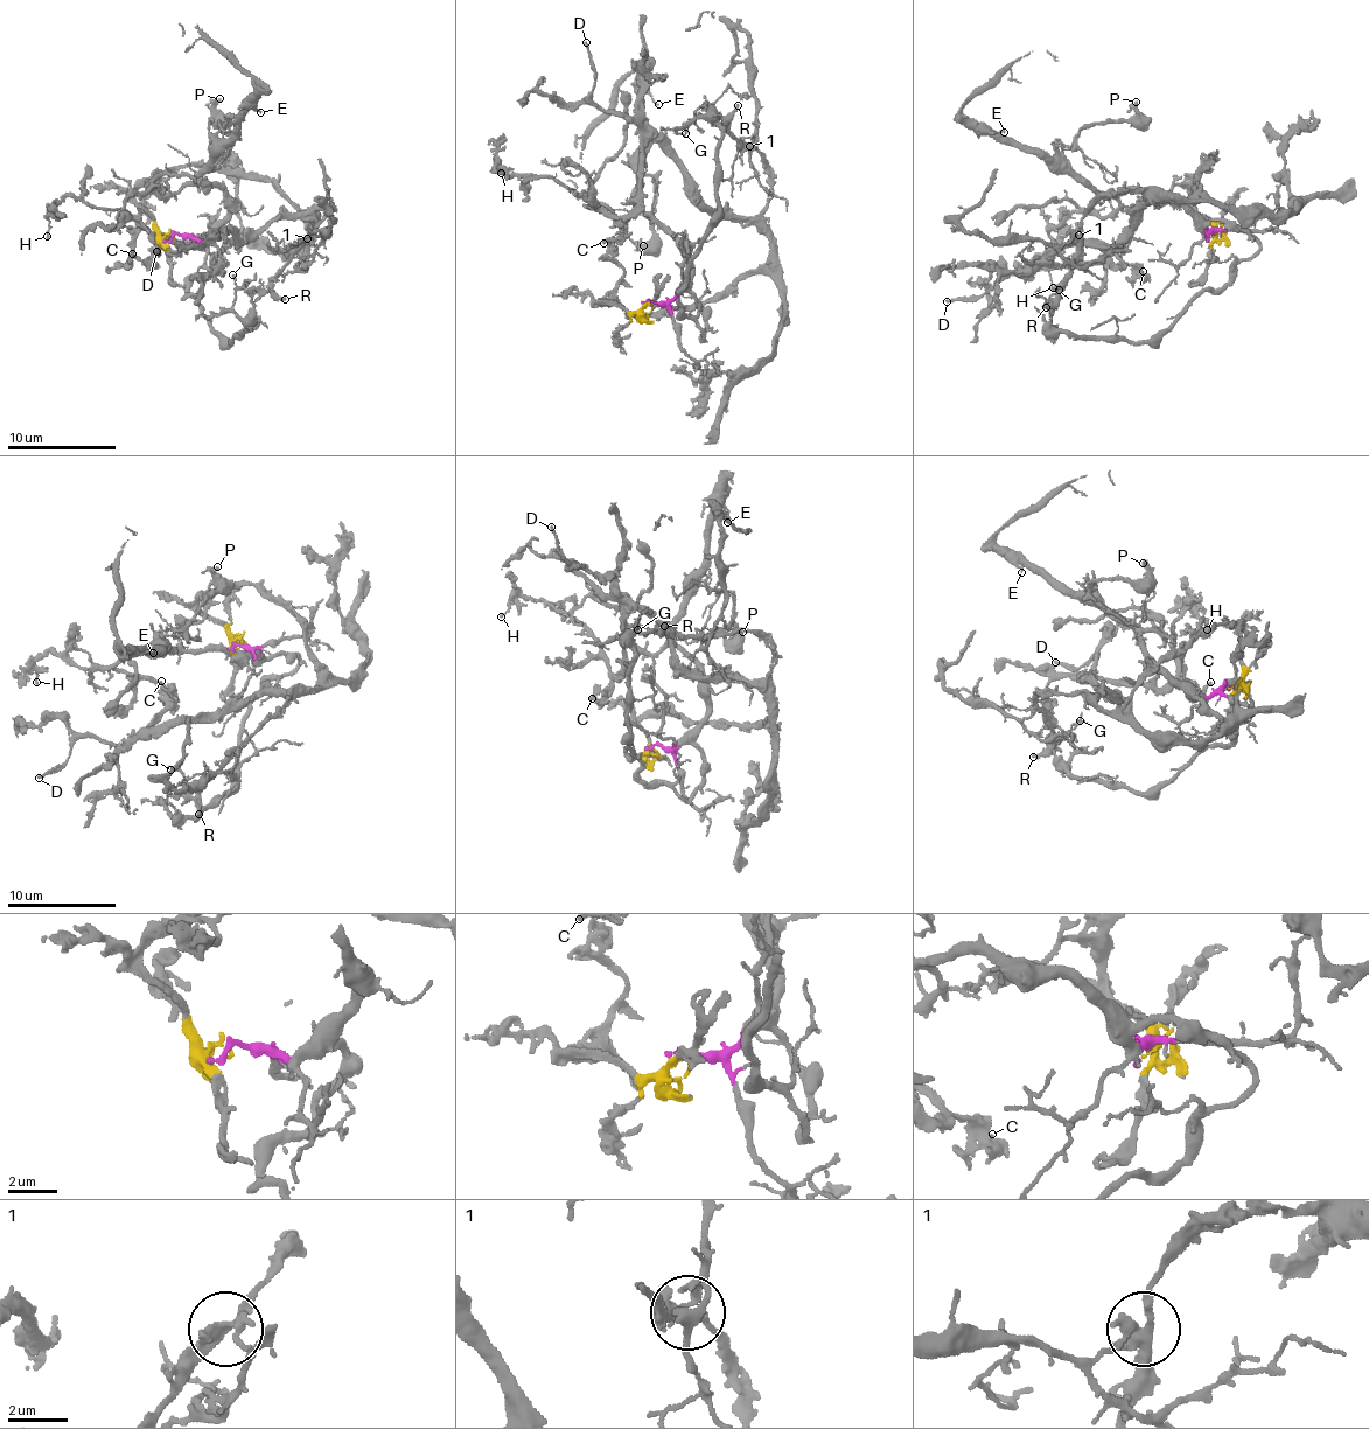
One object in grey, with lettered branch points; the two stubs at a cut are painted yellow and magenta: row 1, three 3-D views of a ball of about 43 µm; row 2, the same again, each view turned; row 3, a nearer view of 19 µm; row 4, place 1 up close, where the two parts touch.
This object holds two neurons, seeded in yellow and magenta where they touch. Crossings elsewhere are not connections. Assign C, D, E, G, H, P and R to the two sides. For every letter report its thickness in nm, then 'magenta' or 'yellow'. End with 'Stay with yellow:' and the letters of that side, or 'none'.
C: 240 nm | yellow
D: 170 nm | yellow
E: 120 nm | magenta
G: 130 nm | magenta
H: 130 nm | yellow
P: 200 nm | magenta
R: 220 nm | yellow
Stay with yellow: C, D, H, R

